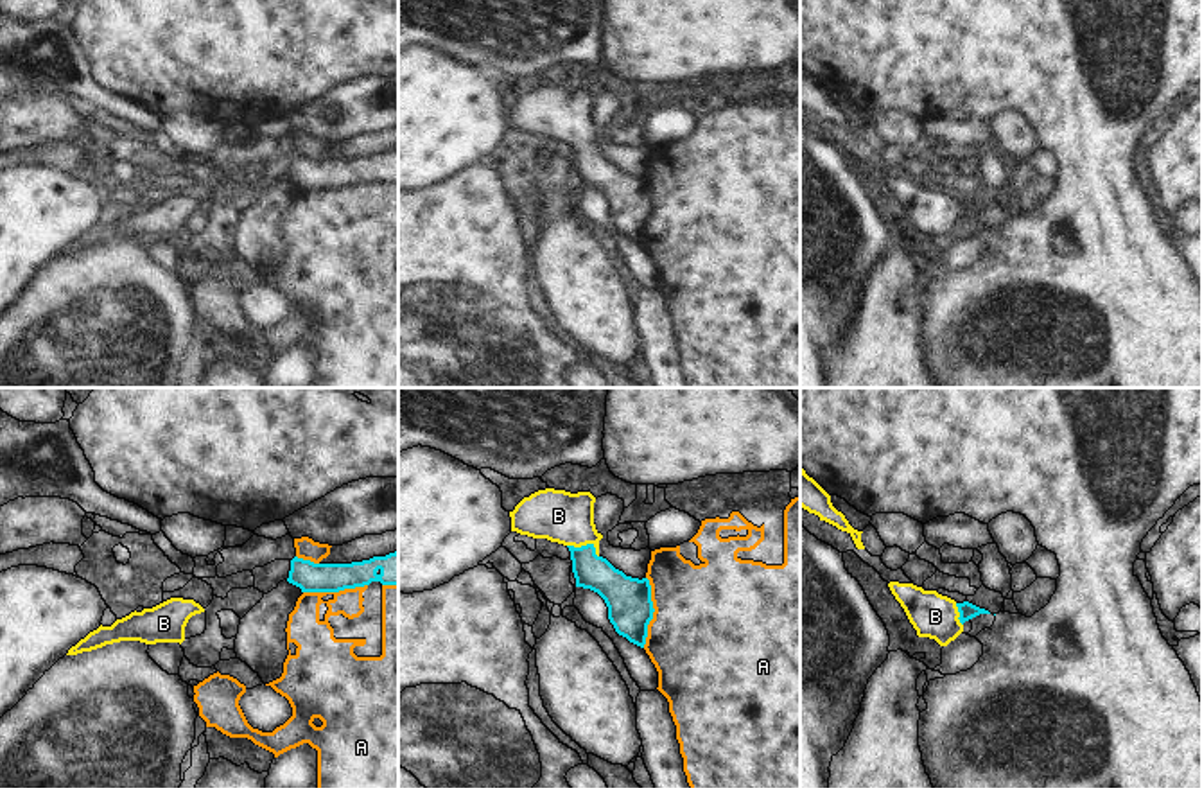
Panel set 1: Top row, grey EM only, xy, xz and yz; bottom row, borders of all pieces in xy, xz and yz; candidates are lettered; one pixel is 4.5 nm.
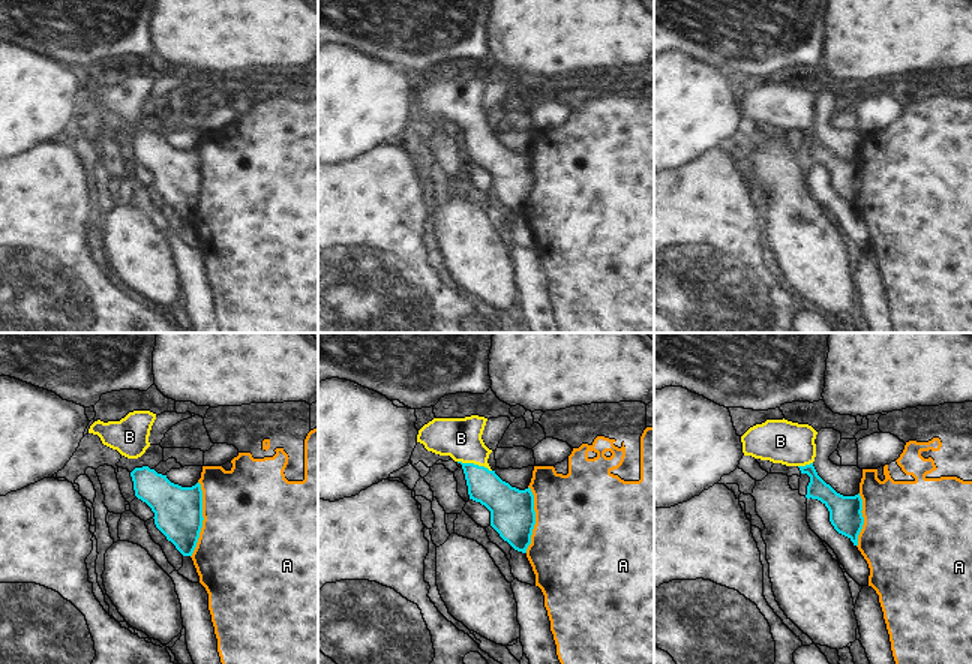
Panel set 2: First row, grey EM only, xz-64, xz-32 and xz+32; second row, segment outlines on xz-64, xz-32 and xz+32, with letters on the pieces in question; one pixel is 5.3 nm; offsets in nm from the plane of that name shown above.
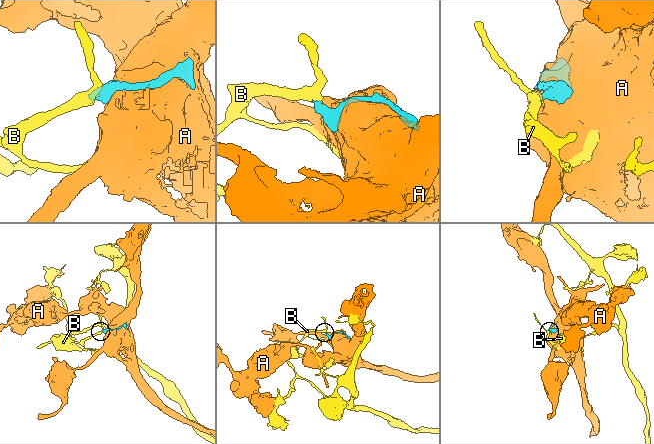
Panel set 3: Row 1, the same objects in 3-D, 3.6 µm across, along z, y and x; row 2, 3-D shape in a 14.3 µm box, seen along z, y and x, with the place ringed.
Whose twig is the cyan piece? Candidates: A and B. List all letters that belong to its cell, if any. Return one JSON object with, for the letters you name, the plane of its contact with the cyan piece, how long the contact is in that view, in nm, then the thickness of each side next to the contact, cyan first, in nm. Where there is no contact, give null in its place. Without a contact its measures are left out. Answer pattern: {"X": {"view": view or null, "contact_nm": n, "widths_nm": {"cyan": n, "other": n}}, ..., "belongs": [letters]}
{"B": {"view": "xz", "contact_nm": 160, "widths_nm": {"cyan": 160, "other": 240}}, "belongs": ["B"]}

